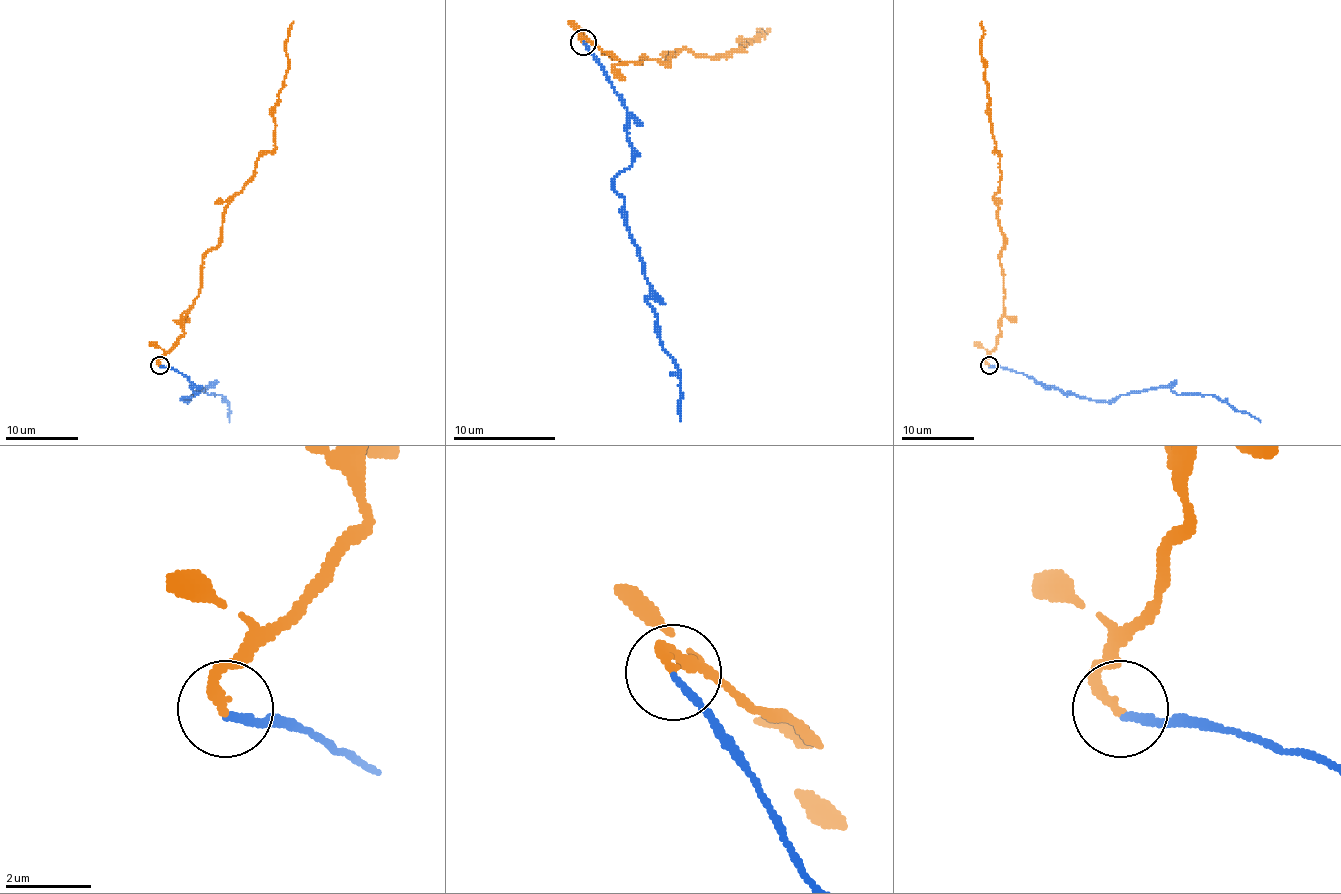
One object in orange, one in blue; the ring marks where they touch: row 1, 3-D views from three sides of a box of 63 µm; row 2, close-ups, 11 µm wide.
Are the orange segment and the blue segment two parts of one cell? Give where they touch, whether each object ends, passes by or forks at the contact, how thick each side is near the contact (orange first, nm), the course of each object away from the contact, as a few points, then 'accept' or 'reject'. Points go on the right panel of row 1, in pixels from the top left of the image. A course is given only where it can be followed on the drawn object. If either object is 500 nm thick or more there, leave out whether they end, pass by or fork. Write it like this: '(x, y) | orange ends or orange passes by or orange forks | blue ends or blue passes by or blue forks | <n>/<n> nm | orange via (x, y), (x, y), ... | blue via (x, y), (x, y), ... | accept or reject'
(989, 365) | orange ends | blue ends | 200/150 nm | orange via (989, 365), (985, 360), (996, 345), (1005, 294), (994, 194), (1000, 161), (981, 21) | blue via (989, 365), (1102, 402), (1169, 387), (1178, 395), (1205, 395), (1260, 422) | reject

